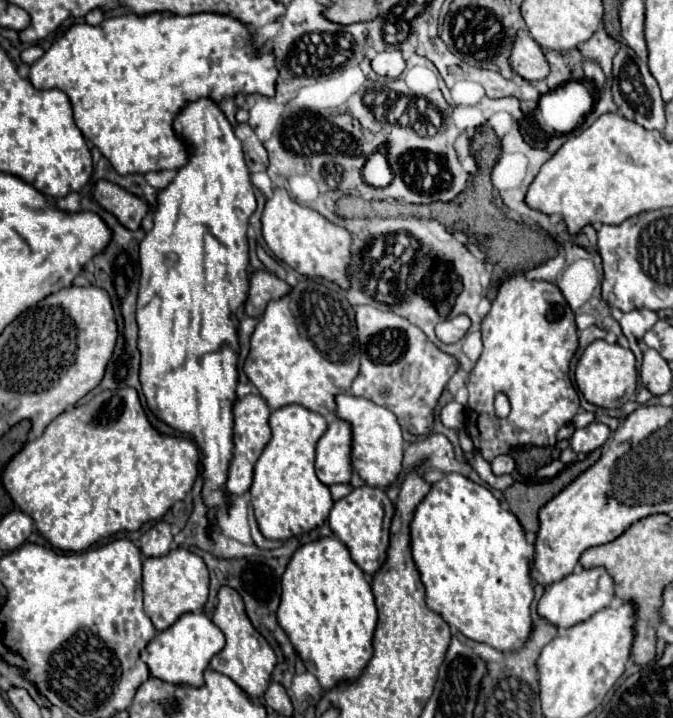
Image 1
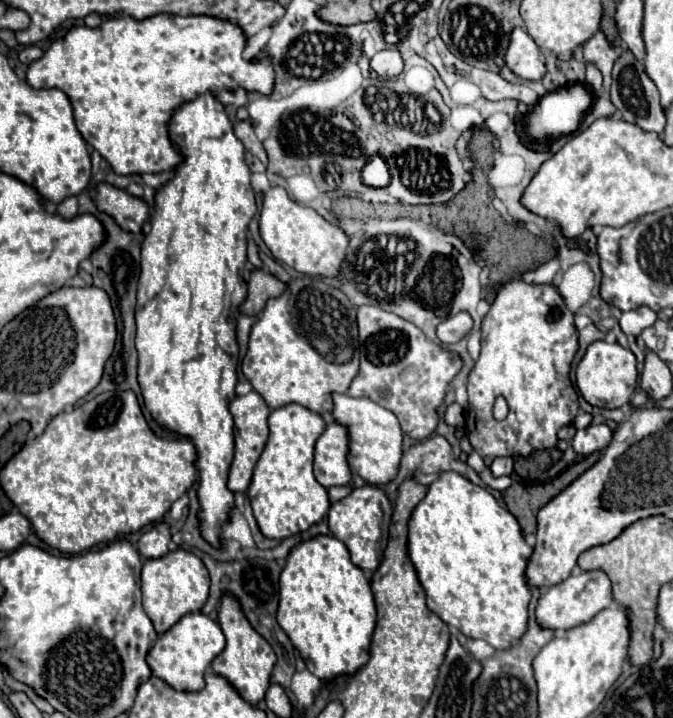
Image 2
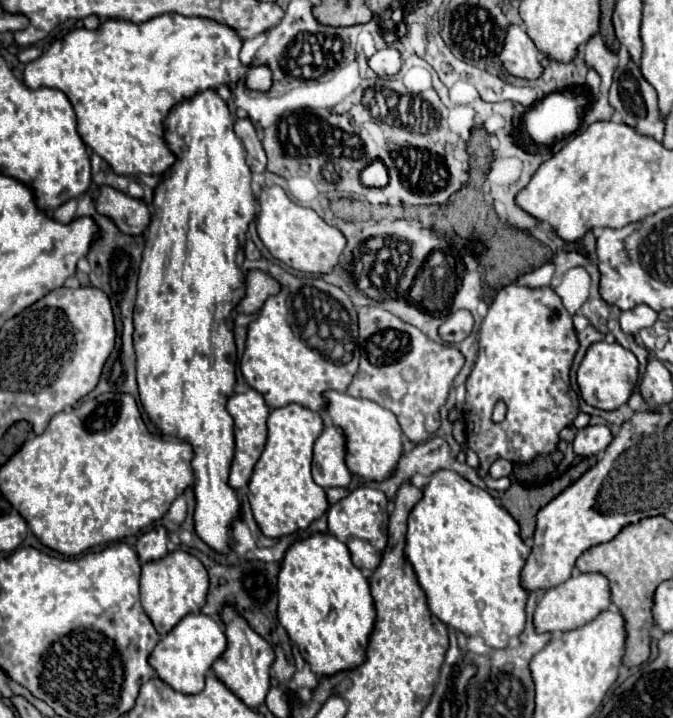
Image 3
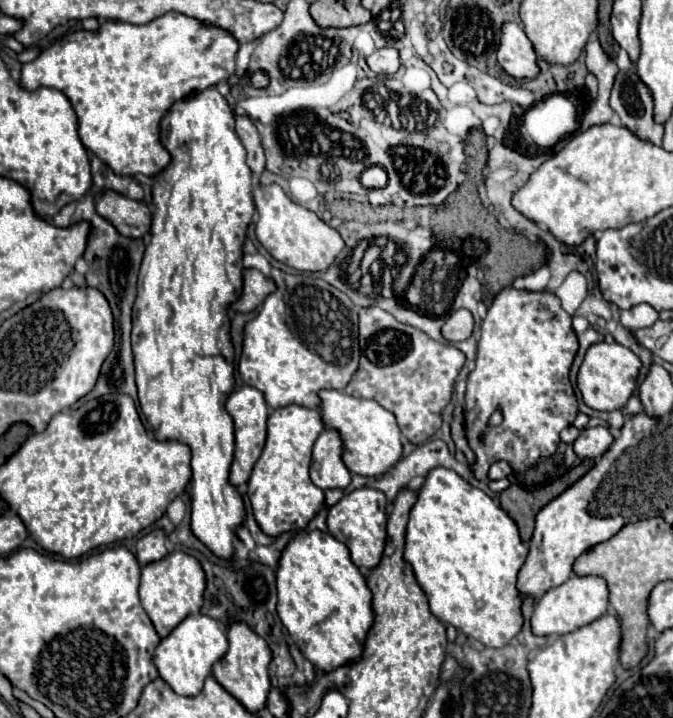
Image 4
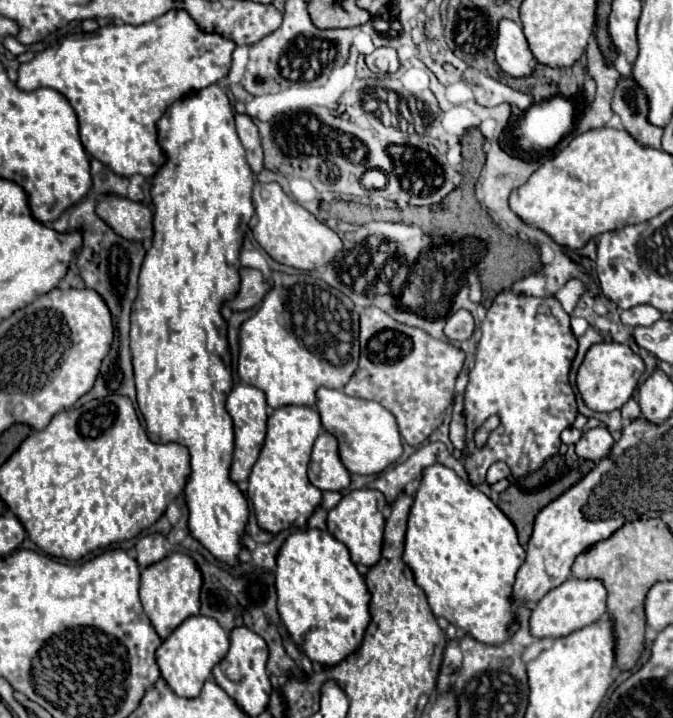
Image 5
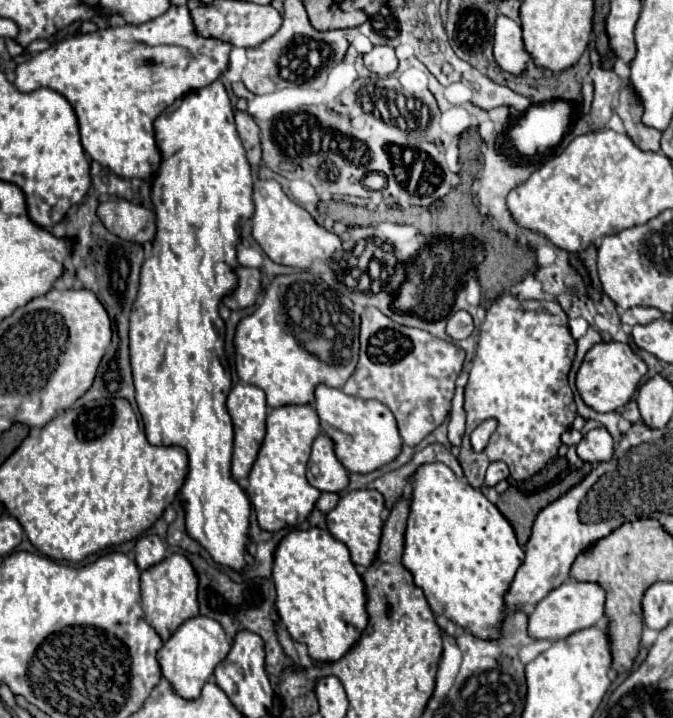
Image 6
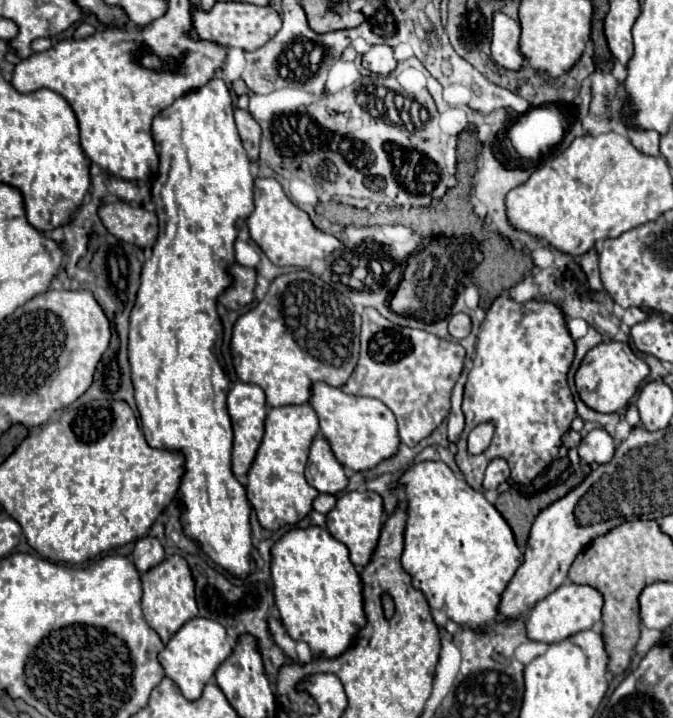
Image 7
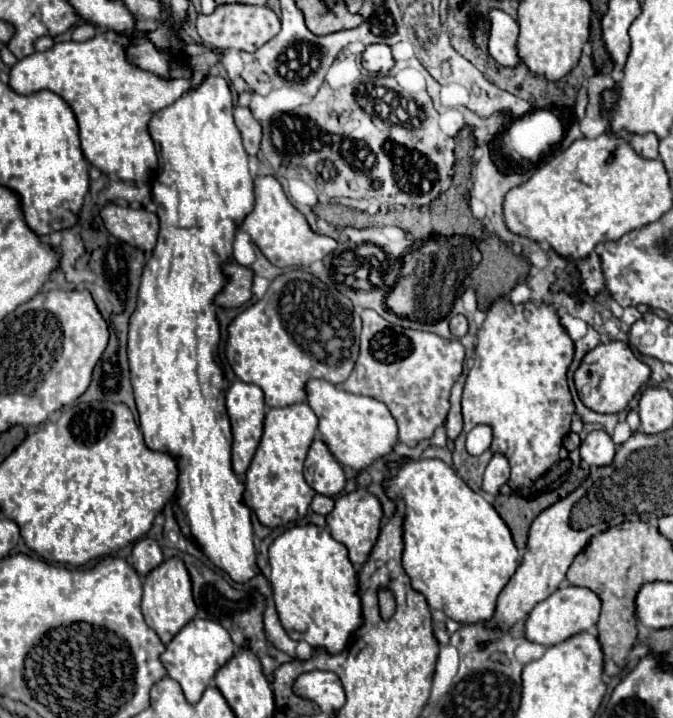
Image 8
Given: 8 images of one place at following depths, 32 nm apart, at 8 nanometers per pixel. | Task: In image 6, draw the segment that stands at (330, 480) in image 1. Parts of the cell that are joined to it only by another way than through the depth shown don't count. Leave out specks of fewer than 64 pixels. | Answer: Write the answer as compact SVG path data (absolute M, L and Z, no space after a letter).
M320 434L308 460L308 482L322 492L342 492L348 486L348 470L334 454L334 440Z

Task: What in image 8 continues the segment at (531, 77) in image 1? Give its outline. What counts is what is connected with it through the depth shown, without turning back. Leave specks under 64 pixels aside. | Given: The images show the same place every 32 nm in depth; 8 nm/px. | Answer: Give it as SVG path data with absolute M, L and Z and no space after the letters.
M492 10L490 12L490 40L488 40L488 52L490 56L506 66L506 68L516 68L522 60L516 50L516 40L518 40L518 22L510 18L502 10Z

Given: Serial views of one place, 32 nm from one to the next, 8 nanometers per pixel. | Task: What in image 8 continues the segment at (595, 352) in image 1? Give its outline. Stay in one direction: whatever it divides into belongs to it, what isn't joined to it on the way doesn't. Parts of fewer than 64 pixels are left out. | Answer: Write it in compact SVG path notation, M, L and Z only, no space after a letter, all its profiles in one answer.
M608 342L608 344L598 344L582 358L582 364L574 374L574 384L584 406L600 414L614 414L622 412L628 406L628 402L648 380L648 376L650 368L634 356L634 352L626 342Z

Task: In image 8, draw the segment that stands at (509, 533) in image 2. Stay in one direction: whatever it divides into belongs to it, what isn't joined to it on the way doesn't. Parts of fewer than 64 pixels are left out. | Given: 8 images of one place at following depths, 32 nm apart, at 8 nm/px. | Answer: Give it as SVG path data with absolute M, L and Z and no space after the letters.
M406 460L406 464L390 464L394 470L388 472L386 492L390 498L404 498L404 554L402 566L412 580L412 588L422 592L432 610L442 610L448 618L458 624L488 622L494 616L496 598L516 572L520 564L520 552L512 540L510 528L484 500L482 494L474 492L464 484L454 470L442 460Z

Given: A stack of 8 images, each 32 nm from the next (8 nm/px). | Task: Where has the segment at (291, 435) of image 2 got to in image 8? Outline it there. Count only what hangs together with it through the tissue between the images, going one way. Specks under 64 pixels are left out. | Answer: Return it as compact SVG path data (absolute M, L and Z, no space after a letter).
M308 402L268 410L262 440L246 472L244 490L244 502L256 512L258 520L264 526L278 528L290 522L298 522L306 516L316 492L306 484L302 468L316 432L318 418L312 412L312 408L308 408Z

